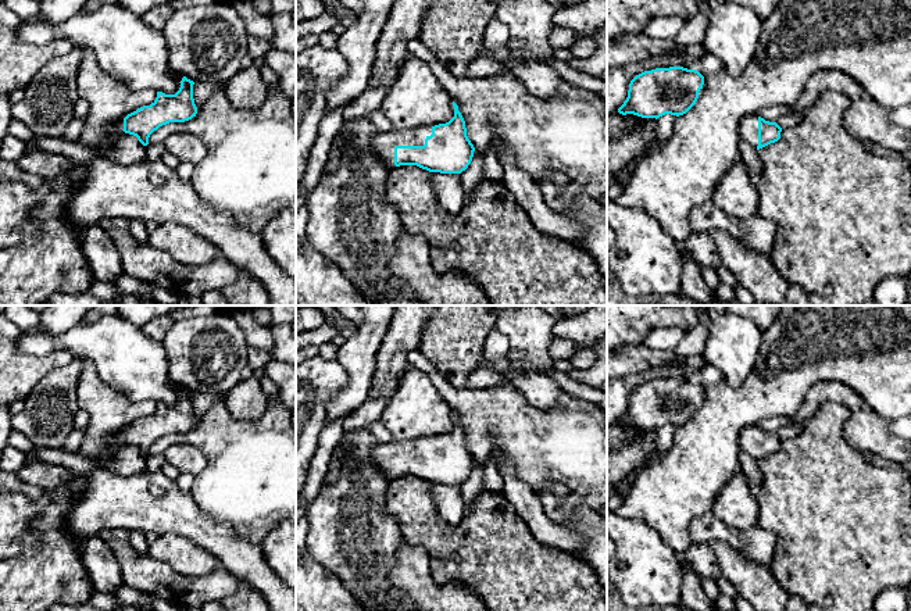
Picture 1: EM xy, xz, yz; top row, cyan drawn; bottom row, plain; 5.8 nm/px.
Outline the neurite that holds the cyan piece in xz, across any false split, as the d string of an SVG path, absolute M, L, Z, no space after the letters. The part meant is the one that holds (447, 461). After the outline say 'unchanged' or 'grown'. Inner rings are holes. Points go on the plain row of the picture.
M454 412L453 418L454 428L449 433L412 442L381 443L371 453L371 461L389 480L417 476L429 483L461 485L471 475L475 458L467 447L465 432Z; grown

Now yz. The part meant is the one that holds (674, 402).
M683 378L655 379L636 386L628 401L628 408L618 419L622 426L633 425L642 429L660 429L665 425L683 426L697 412L699 403L703 400L704 387L696 380Z; unchanged

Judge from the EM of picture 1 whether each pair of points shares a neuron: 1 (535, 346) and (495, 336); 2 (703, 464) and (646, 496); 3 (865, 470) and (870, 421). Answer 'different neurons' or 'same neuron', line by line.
1: different neurons
2: same neuron
3: different neurons

